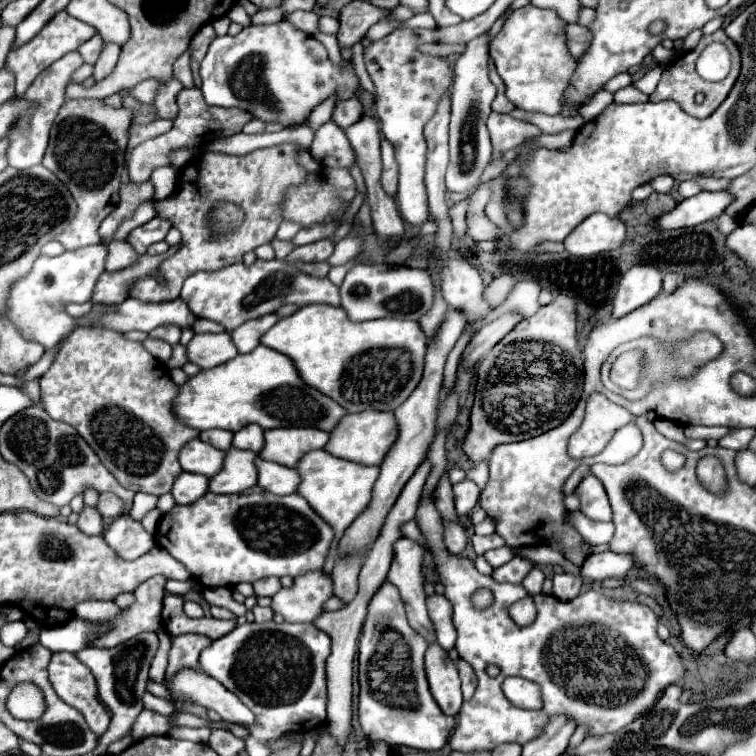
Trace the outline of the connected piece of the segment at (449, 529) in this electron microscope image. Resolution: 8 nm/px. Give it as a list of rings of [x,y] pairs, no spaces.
[[[444,524],[444,542],[452,554],[460,556],[468,542],[464,528],[460,524]]]

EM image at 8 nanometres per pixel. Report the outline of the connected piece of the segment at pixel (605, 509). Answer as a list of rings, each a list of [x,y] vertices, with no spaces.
[[[588,474],[580,486],[576,488],[576,494],[580,496],[580,510],[592,518],[592,520],[600,520],[600,522],[606,522],[606,520],[612,520],[612,510],[610,510],[610,502],[608,502],[608,496],[606,496],[606,490],[602,486],[602,482]]]

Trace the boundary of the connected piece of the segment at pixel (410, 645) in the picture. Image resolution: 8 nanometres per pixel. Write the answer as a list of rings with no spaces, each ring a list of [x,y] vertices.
[[[388,580],[376,590],[372,600],[368,602],[368,616],[364,620],[364,630],[360,636],[360,704],[358,704],[358,718],[360,726],[368,740],[384,740],[390,746],[408,746],[416,750],[440,750],[448,736],[452,734],[452,728],[456,724],[456,718],[446,716],[438,704],[434,702],[426,672],[424,672],[424,652],[428,648],[428,642],[414,632],[406,620],[404,602],[398,594],[398,588],[390,584]]]

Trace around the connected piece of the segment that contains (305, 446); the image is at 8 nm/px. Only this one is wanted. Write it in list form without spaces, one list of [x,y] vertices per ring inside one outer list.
[[[274,428],[264,432],[266,444],[260,450],[264,460],[294,468],[310,450],[324,448],[330,434],[318,428]]]

